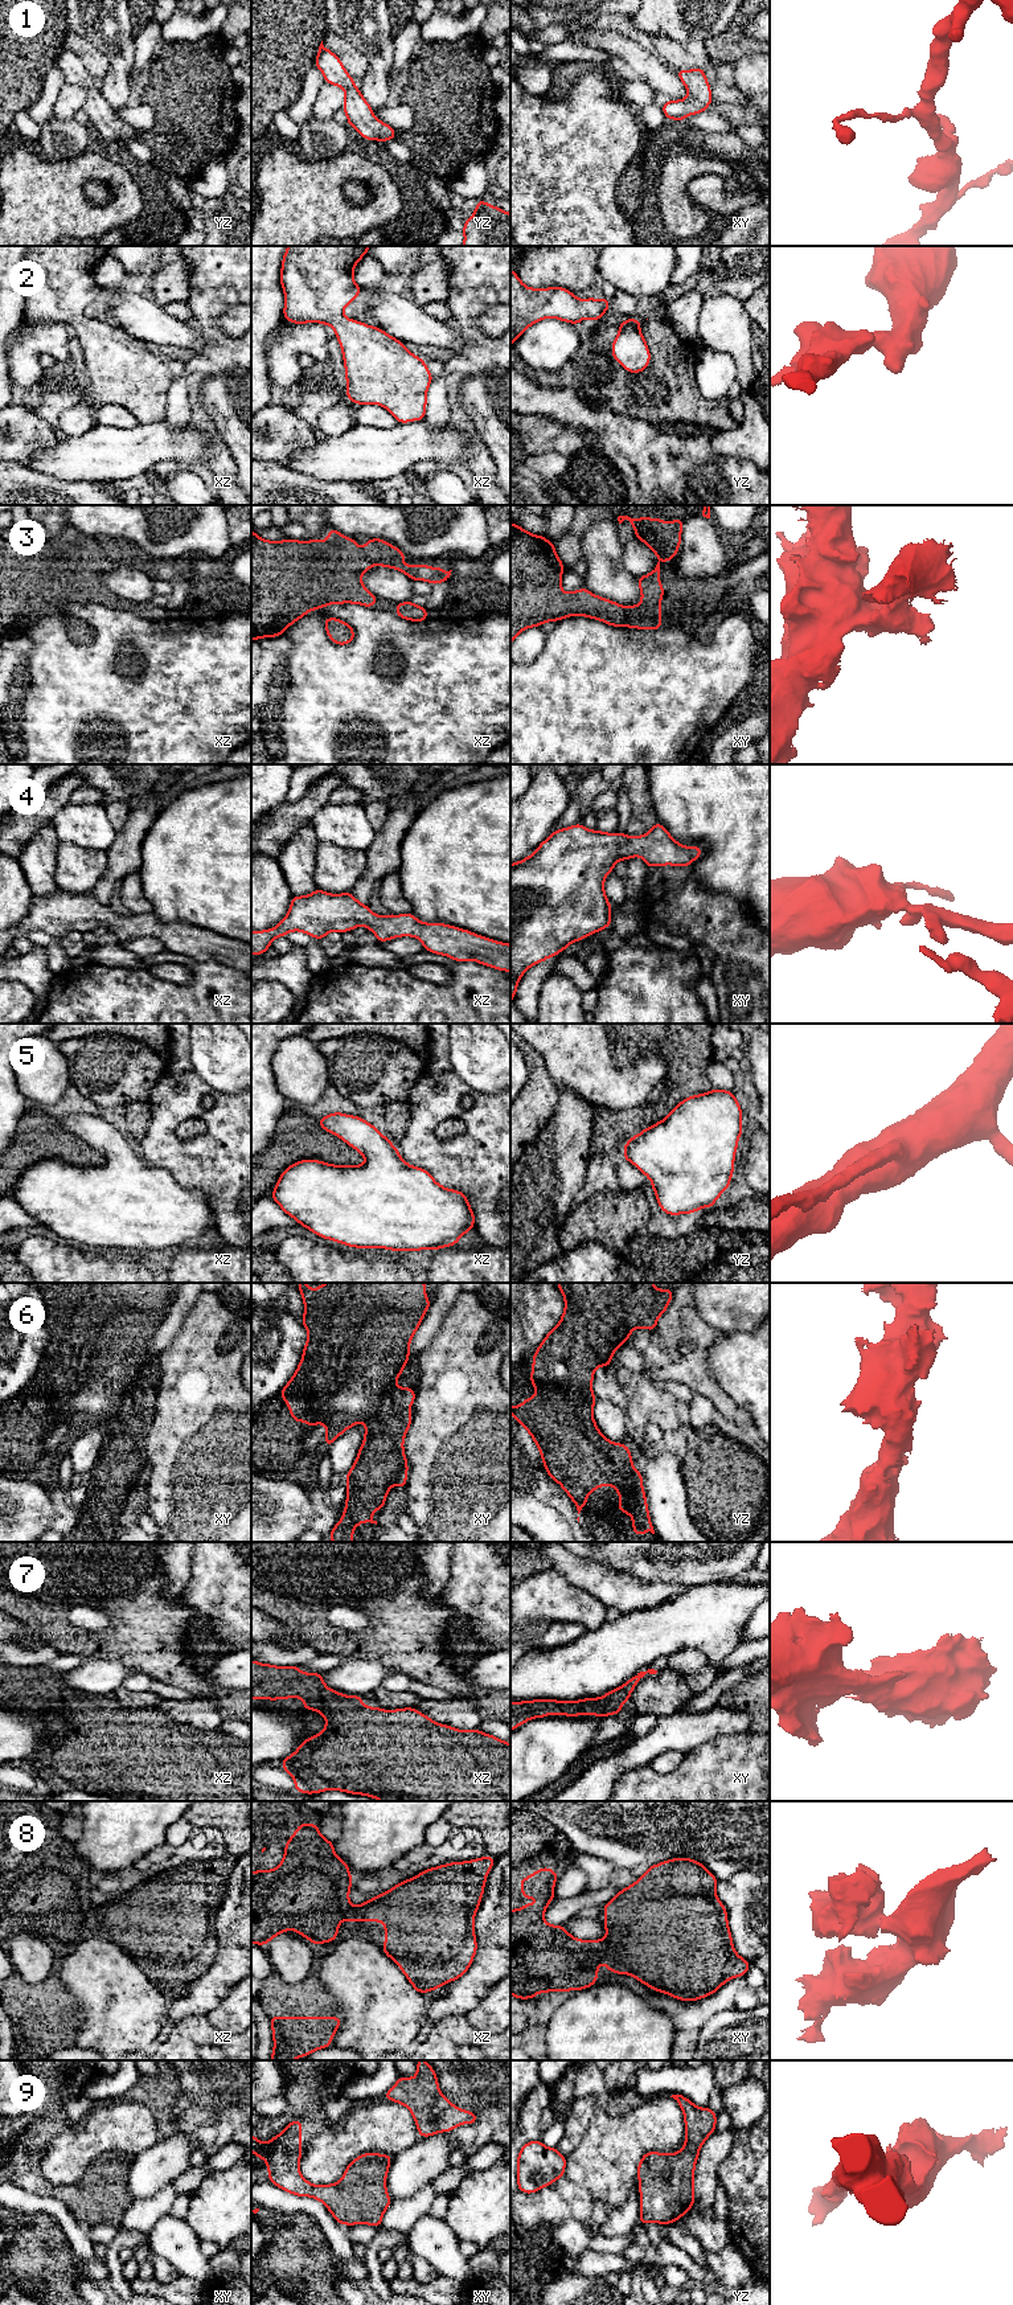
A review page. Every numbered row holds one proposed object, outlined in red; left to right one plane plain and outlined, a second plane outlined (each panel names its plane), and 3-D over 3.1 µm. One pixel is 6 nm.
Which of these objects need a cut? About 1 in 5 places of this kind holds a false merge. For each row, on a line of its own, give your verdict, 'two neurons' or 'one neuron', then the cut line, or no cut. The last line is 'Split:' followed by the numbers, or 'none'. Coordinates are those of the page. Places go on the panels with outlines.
1: one neuron; cut none
2: one neuron; cut none
3: one neuron; cut none
4: one neuron; cut none
5: one neuron; cut none
6: one neuron; cut none
7: one neuron; cut none
8: one neuron; cut none
9: one neuron; cut none
Split: none

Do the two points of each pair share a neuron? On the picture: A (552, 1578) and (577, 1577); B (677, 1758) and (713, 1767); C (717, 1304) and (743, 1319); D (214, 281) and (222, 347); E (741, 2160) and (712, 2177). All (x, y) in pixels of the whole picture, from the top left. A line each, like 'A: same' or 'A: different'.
A: different
B: different
C: same
D: same
E: different

